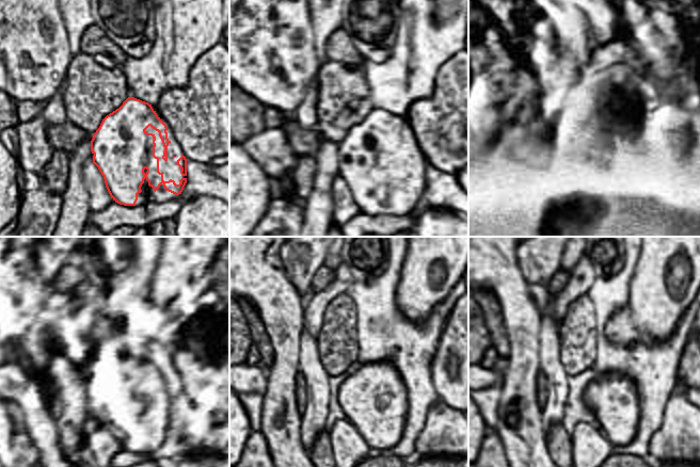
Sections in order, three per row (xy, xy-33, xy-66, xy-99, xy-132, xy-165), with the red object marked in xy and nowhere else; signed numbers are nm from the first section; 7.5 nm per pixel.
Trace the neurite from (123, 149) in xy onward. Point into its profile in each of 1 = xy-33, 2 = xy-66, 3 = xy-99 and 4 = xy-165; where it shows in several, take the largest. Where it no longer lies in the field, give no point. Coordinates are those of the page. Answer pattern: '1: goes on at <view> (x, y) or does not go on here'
1: goes on at xy-33 (363, 153)
2: goes on at xy-66 (604, 139)
3: goes on at xy-99 (156, 386)
4: goes on at xy-165 (622, 413)

